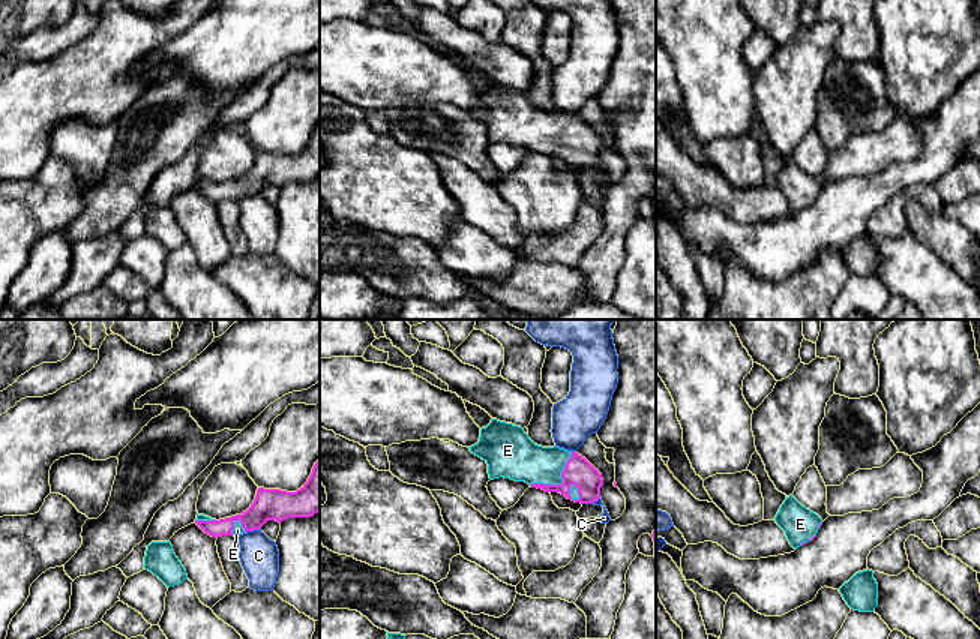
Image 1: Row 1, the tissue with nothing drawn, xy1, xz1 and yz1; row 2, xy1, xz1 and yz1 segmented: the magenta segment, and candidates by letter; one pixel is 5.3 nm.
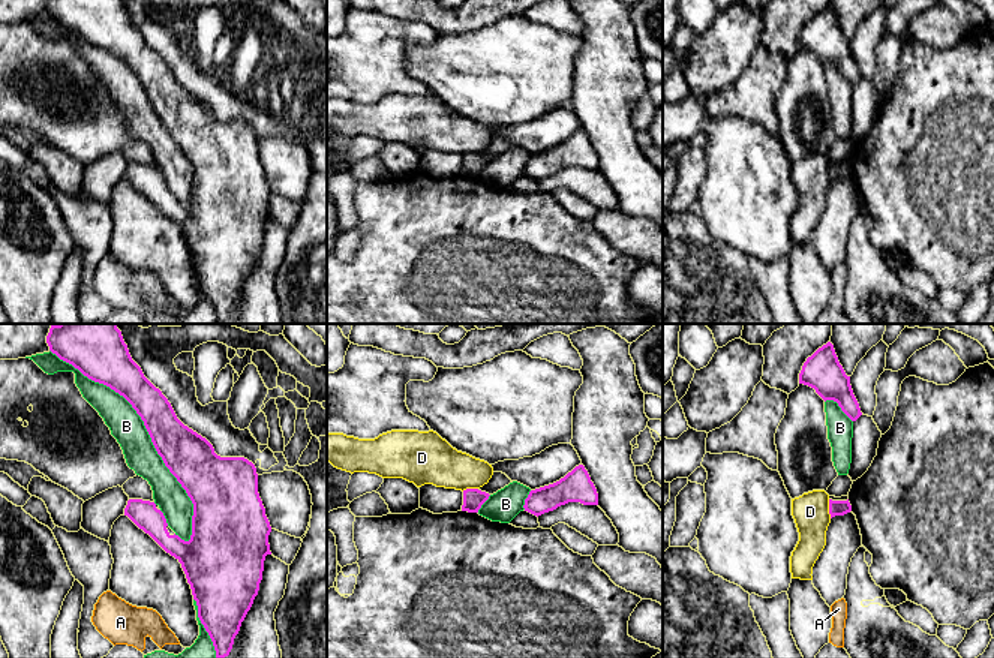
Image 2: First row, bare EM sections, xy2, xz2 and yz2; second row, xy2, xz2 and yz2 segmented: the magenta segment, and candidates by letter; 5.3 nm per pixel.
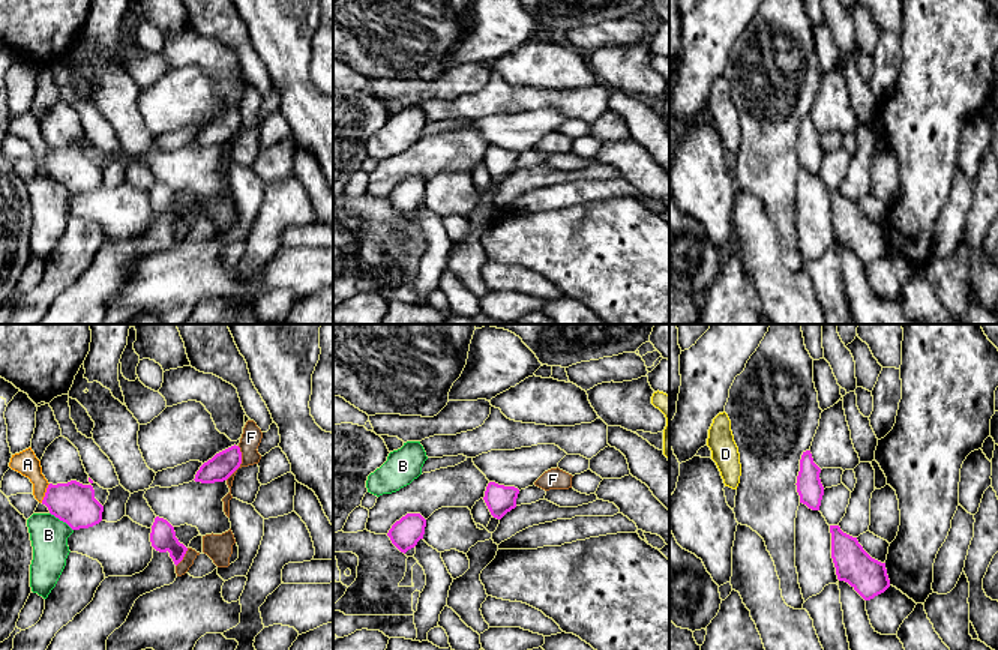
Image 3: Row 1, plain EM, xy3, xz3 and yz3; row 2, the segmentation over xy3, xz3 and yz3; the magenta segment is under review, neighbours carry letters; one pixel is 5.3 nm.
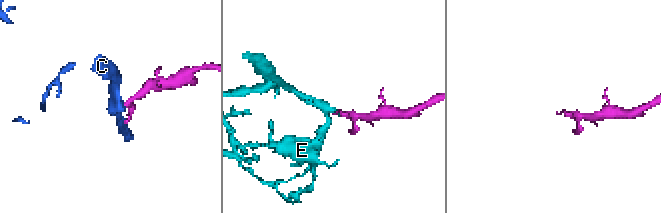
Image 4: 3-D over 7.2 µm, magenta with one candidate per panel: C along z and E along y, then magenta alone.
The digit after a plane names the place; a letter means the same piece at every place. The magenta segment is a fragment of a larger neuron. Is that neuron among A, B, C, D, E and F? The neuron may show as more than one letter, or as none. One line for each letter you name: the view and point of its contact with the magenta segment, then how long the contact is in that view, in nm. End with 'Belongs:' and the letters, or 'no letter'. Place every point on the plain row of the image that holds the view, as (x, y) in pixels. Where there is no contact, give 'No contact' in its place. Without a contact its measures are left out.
E: Touches magenta at xz1 (562, 147). Shared border 300 nm
Belongs: E

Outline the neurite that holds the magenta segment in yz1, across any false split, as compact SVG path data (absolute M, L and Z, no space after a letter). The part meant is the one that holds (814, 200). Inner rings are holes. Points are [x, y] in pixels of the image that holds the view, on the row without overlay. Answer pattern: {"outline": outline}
{"outline": "M792 159L786 160L774 184L785 195L794 213L812 206L822 189L822 183L801 170Z"}

